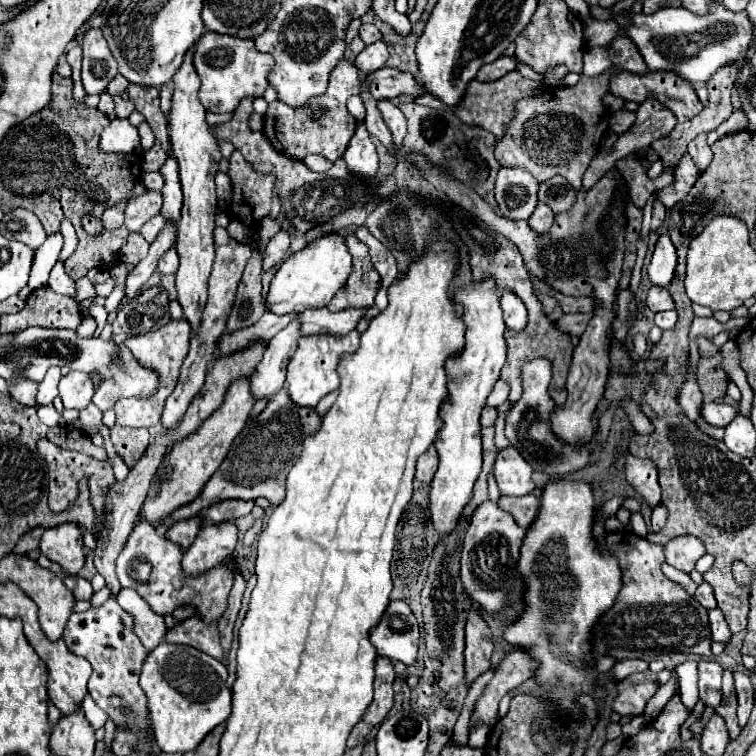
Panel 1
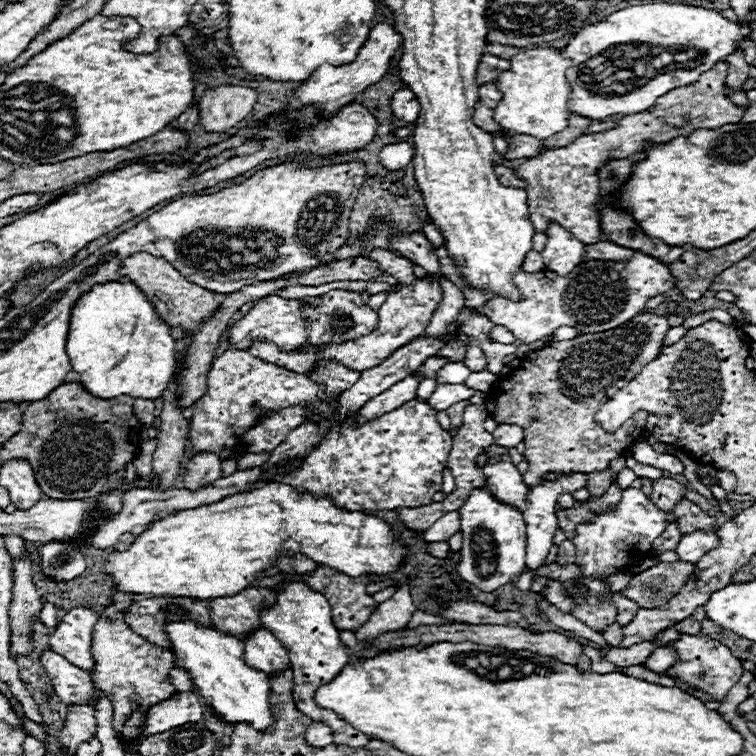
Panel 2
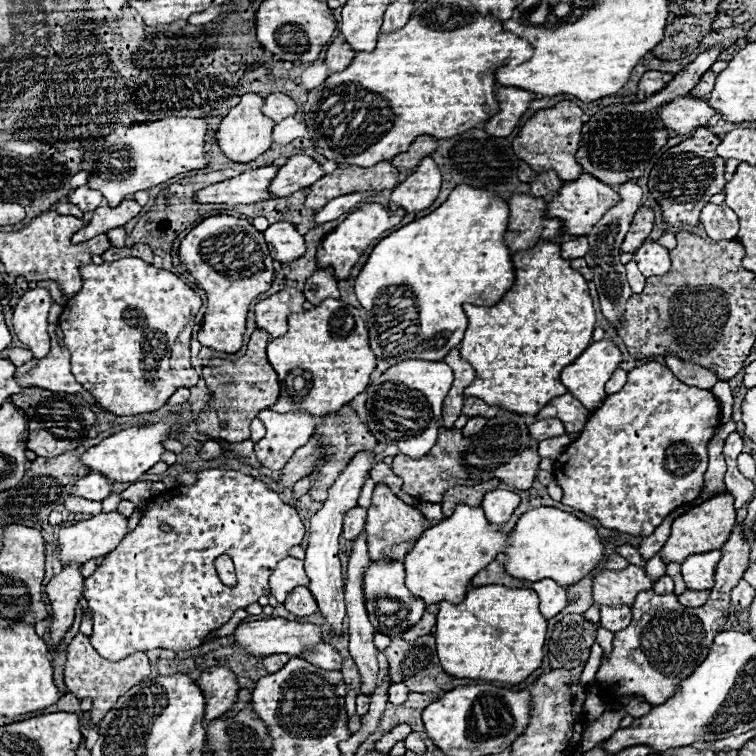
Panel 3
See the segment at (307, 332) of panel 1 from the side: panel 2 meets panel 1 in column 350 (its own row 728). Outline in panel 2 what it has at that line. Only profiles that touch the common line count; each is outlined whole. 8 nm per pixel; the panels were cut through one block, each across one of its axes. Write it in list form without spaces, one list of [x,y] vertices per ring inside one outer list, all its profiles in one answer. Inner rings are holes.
[[[314,722],[314,724],[310,724],[310,728],[306,732],[306,740],[310,746],[316,746],[316,748],[328,746],[328,744],[332,744],[332,730],[322,722]]]

